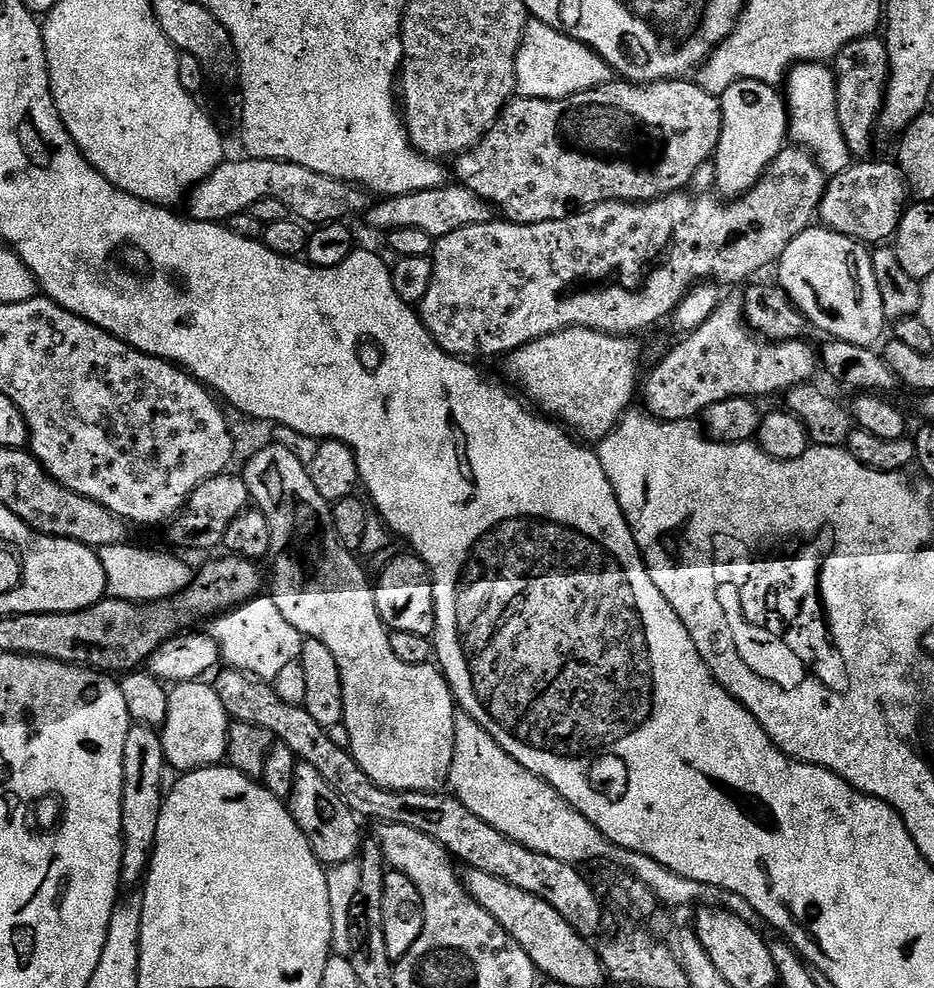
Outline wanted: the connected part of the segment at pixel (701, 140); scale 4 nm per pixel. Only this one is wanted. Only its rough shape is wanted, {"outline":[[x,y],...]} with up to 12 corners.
{"outline":[[691,79],[513,98],[455,179],[514,224],[687,189]]}

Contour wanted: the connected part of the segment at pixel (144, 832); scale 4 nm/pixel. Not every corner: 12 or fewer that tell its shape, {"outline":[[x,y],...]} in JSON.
{"outline":[[160,732],[126,734],[121,885],[145,879],[164,805]]}

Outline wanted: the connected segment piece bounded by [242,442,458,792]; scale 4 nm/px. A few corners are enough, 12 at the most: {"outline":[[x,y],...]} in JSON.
{"outline":[[286,446],[242,475],[270,595],[334,654],[374,783],[440,792],[458,705],[390,650],[373,581]]}

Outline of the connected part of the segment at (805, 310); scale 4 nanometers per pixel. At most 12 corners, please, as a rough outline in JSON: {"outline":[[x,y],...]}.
{"outline":[[813,226],[778,283],[825,337],[885,335],[871,251]]}

